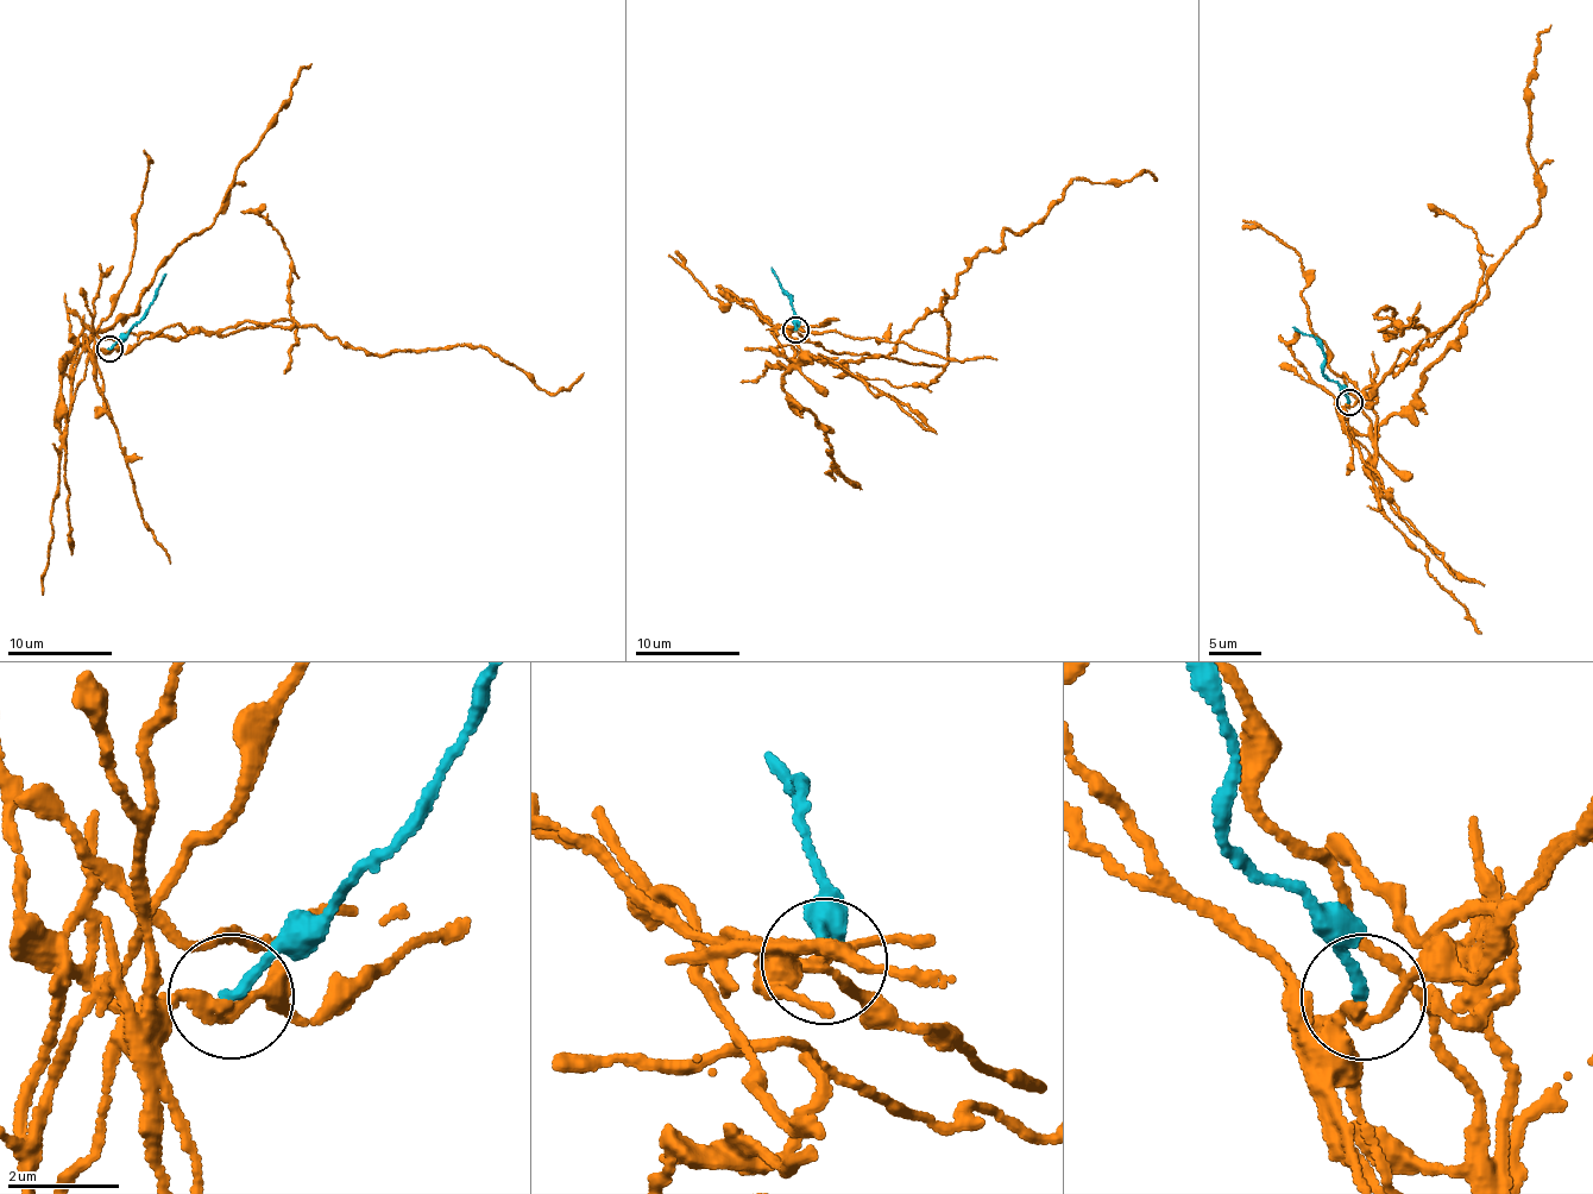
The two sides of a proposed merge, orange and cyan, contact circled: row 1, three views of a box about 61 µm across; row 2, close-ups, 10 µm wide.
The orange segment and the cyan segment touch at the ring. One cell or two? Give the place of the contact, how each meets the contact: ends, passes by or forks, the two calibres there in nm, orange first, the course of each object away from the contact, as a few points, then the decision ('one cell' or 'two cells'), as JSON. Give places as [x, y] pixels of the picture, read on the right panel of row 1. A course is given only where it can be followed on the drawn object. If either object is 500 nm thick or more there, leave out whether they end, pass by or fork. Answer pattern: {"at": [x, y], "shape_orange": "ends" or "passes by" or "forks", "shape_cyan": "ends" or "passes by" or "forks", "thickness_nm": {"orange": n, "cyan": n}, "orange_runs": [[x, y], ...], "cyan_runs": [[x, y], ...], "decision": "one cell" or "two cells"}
{"at": [1349, 402], "shape_orange": "passes by", "shape_cyan": "ends", "thickness_nm": {"orange": 170, "cyan": 190}, "orange_runs": [[1349, 403], [1347, 423], [1371, 459], [1379, 425], [1410, 402], [1535, 220], [1527, 87], [1550, 25]], "cyan_runs": [[1349, 403], [1338, 385], [1326, 377], [1324, 352], [1311, 335], [1294, 326]], "decision": "two cells"}

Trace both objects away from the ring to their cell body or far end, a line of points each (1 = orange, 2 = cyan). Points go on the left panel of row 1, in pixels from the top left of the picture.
1: (108, 350), (65, 401), (60, 366), (67, 353), (131, 315), (153, 274), (203, 231), (237, 165), (310, 64)
2: (108, 350), (128, 334), (165, 272)

